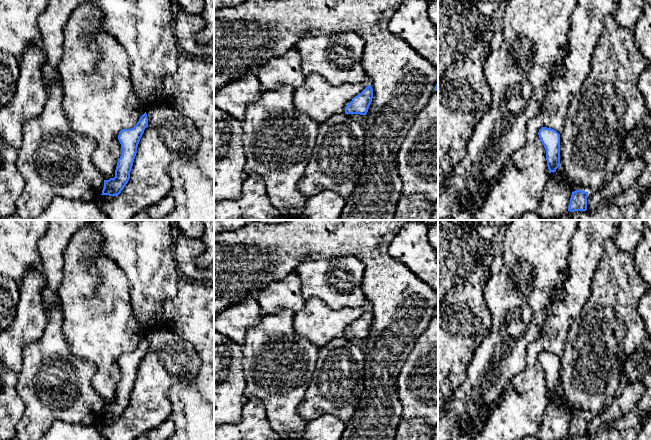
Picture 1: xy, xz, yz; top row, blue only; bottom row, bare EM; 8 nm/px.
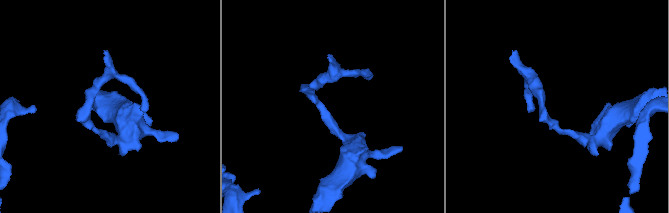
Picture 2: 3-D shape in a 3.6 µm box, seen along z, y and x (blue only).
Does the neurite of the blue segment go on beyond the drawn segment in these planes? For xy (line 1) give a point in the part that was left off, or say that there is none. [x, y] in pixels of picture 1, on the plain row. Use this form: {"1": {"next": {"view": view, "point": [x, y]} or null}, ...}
{"1": {"next": null}}

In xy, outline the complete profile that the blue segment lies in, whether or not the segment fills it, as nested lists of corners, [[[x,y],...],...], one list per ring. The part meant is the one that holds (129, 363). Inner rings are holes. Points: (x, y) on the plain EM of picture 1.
[[[145,336],[133,352],[122,353],[119,356],[118,364],[121,368],[122,377],[117,386],[115,401],[104,404],[104,412],[101,419],[117,420],[124,413],[130,403],[130,396],[139,365],[147,350],[148,341]]]

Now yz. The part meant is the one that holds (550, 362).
[[[542,351],[538,359],[546,374],[549,397],[555,396],[560,389],[560,358],[554,353]]]

